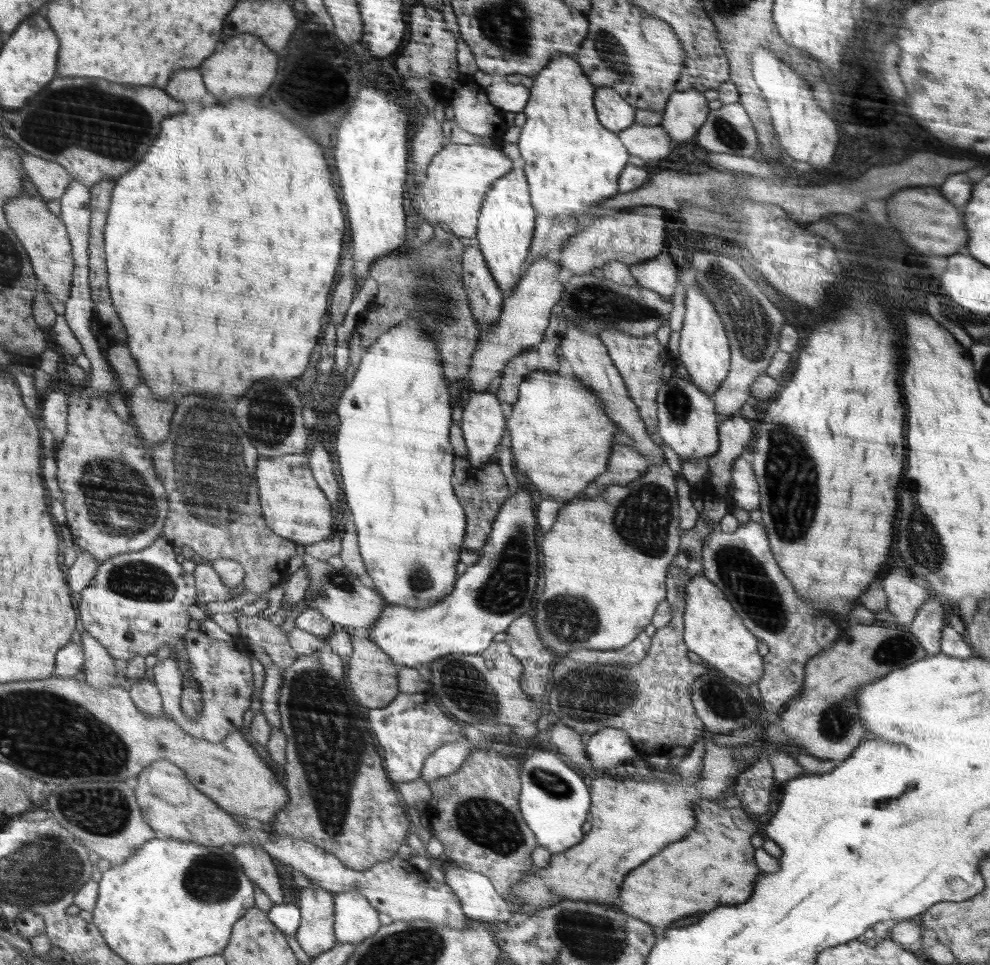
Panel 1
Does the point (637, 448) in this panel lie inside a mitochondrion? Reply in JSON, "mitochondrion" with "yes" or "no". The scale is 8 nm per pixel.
{"mitochondrion":"no"}

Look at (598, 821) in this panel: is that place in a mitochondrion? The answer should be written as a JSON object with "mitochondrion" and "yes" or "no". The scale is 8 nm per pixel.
{"mitochondrion":"no"}

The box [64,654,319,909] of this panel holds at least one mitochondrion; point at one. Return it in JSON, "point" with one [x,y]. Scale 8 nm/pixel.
{"point":[210,879]}

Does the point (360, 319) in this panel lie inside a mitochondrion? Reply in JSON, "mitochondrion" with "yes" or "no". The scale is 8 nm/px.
{"mitochondrion":"no"}

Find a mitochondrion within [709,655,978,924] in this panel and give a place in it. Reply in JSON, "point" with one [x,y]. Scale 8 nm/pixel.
{"point":[836,722]}

